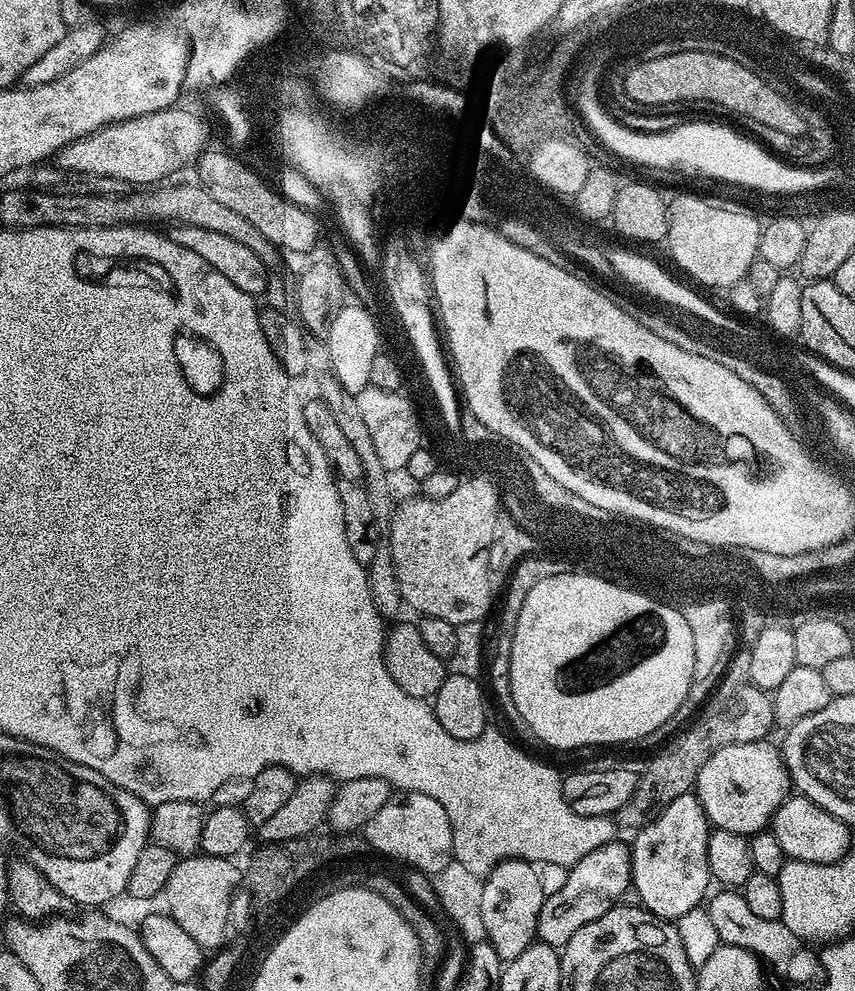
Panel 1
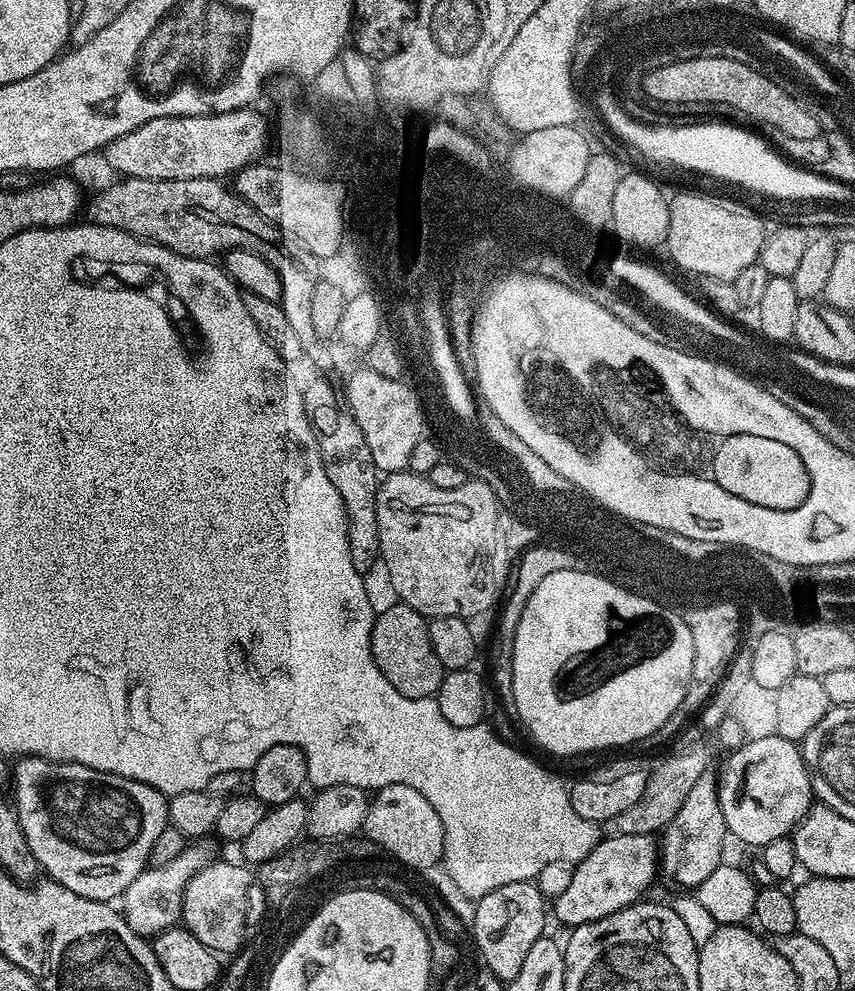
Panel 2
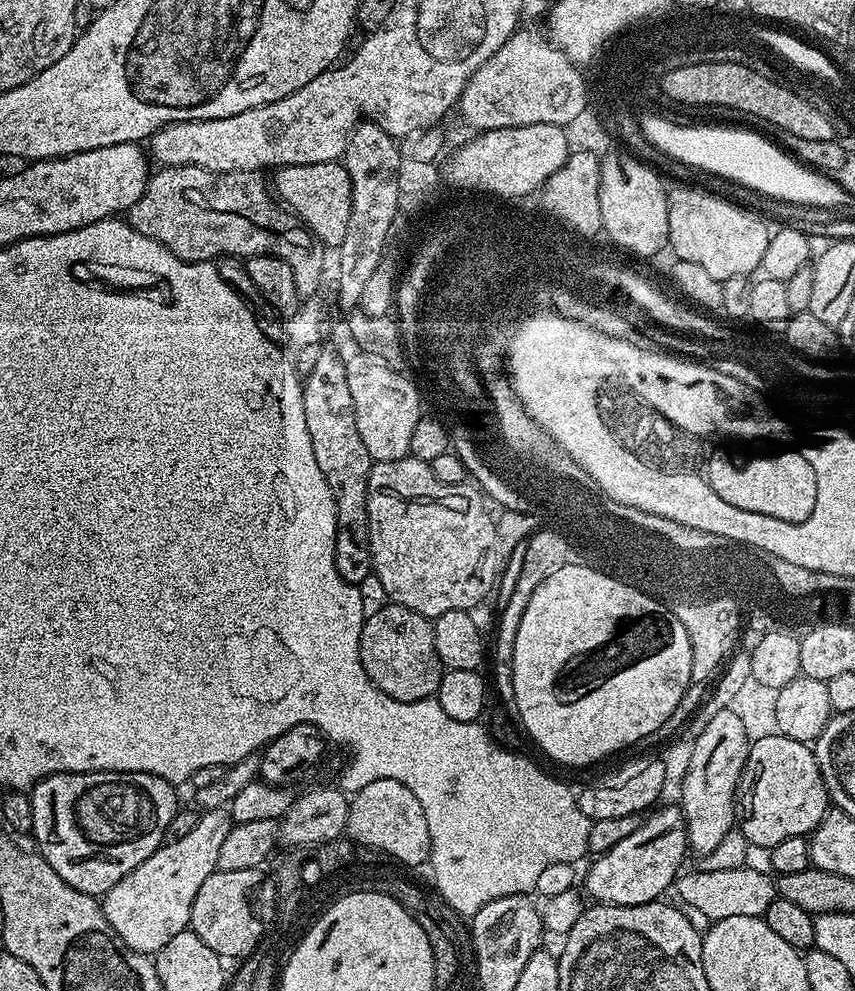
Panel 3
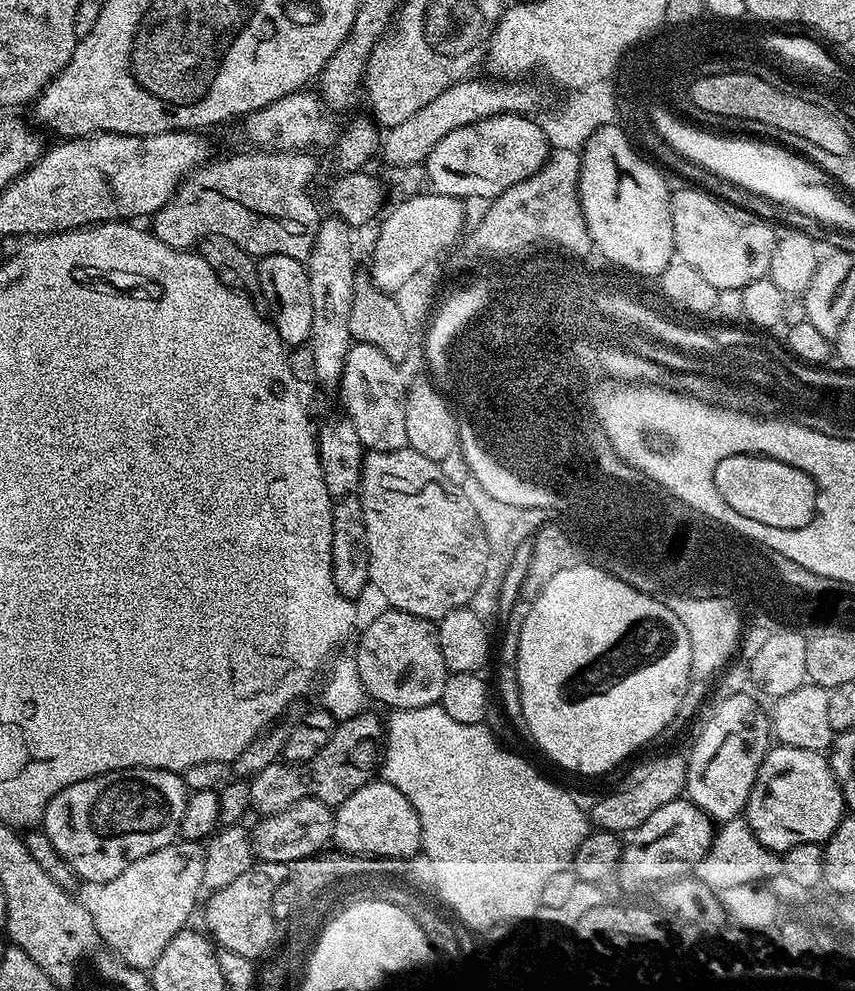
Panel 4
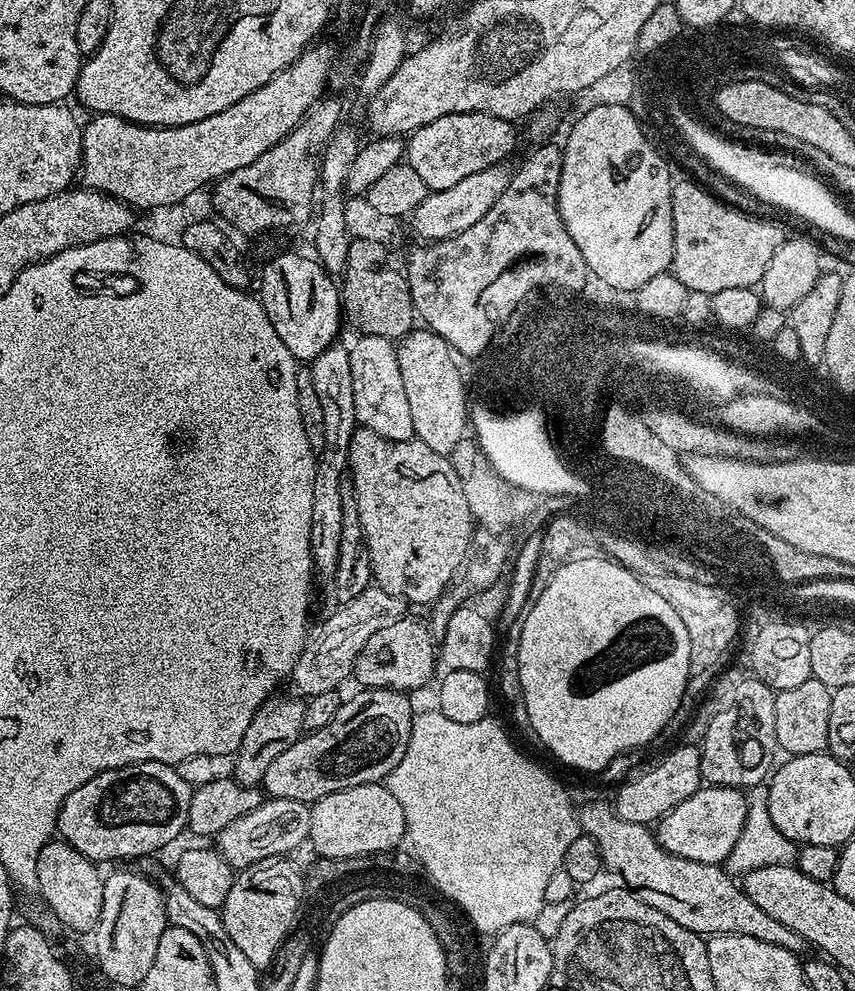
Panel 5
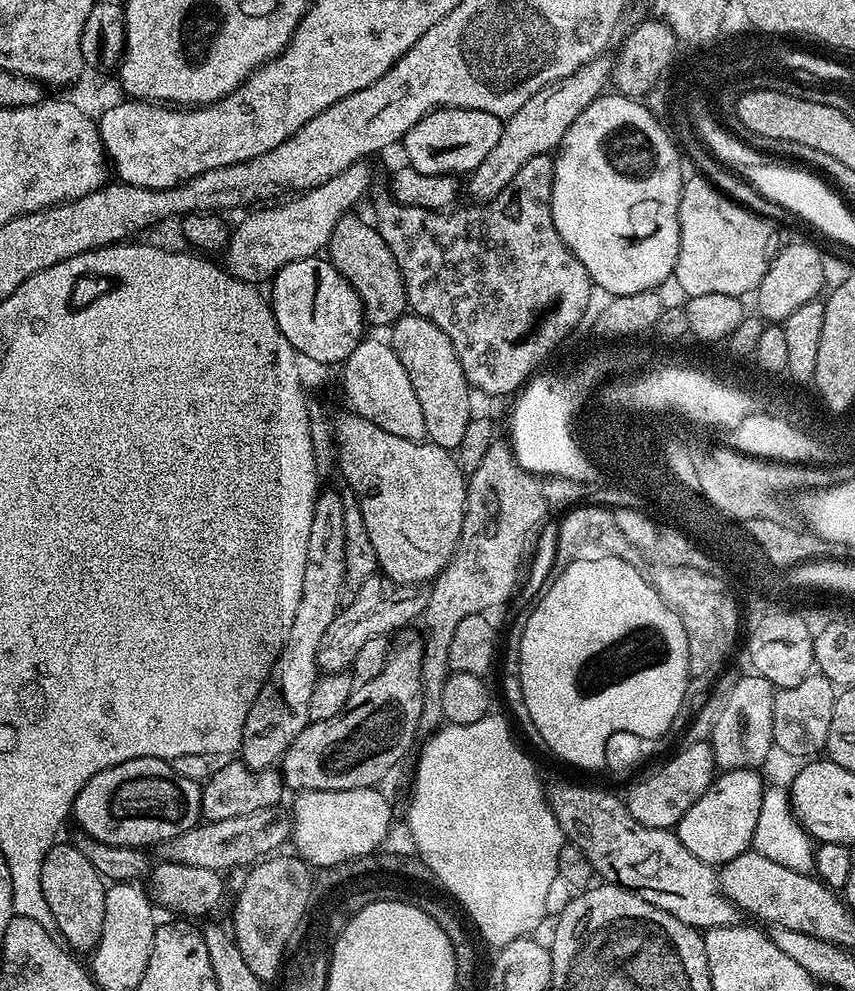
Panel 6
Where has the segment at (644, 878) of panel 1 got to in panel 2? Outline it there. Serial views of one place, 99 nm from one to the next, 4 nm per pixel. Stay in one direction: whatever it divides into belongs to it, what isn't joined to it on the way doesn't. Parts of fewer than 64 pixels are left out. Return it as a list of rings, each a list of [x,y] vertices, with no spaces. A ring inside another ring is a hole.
[[[709,770],[694,782],[686,802],[682,802],[682,810],[678,810],[674,822],[670,822],[662,833],[664,841],[661,839],[658,844],[659,871],[663,875],[665,872],[680,890],[695,890],[725,859],[724,839],[729,836],[720,805],[718,776]]]

